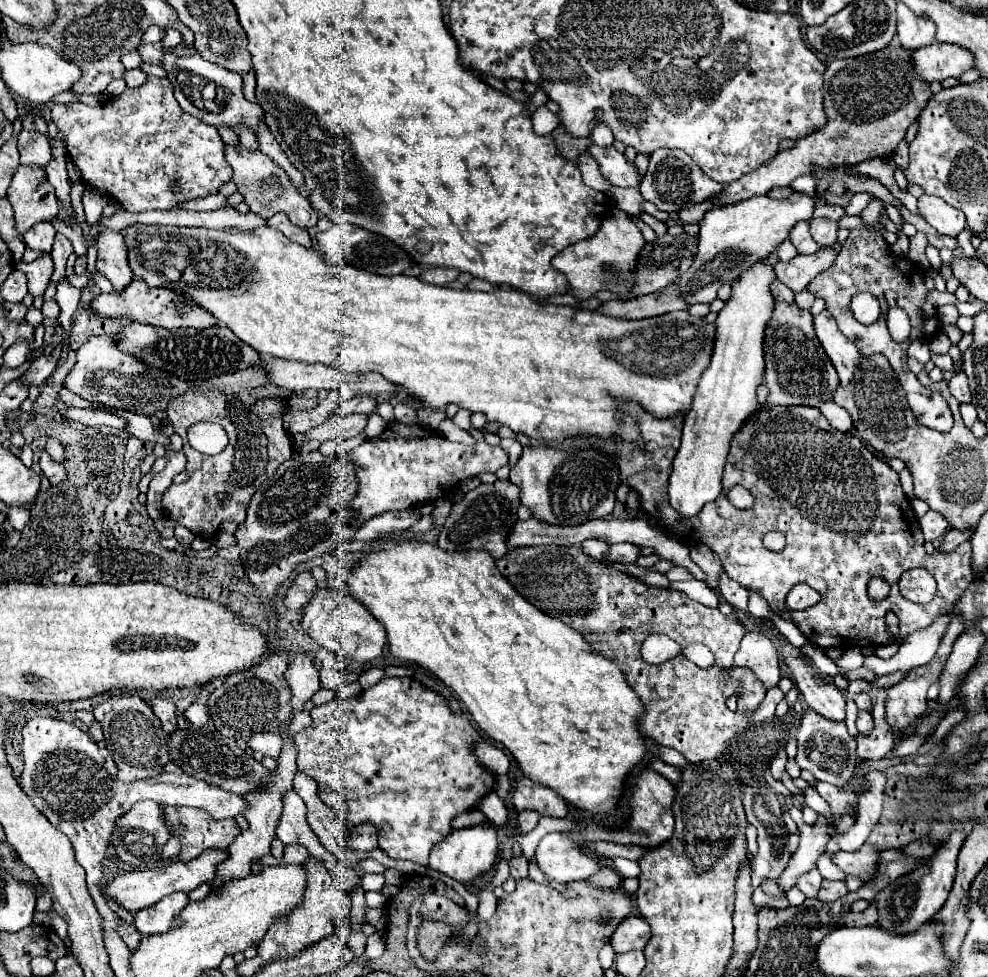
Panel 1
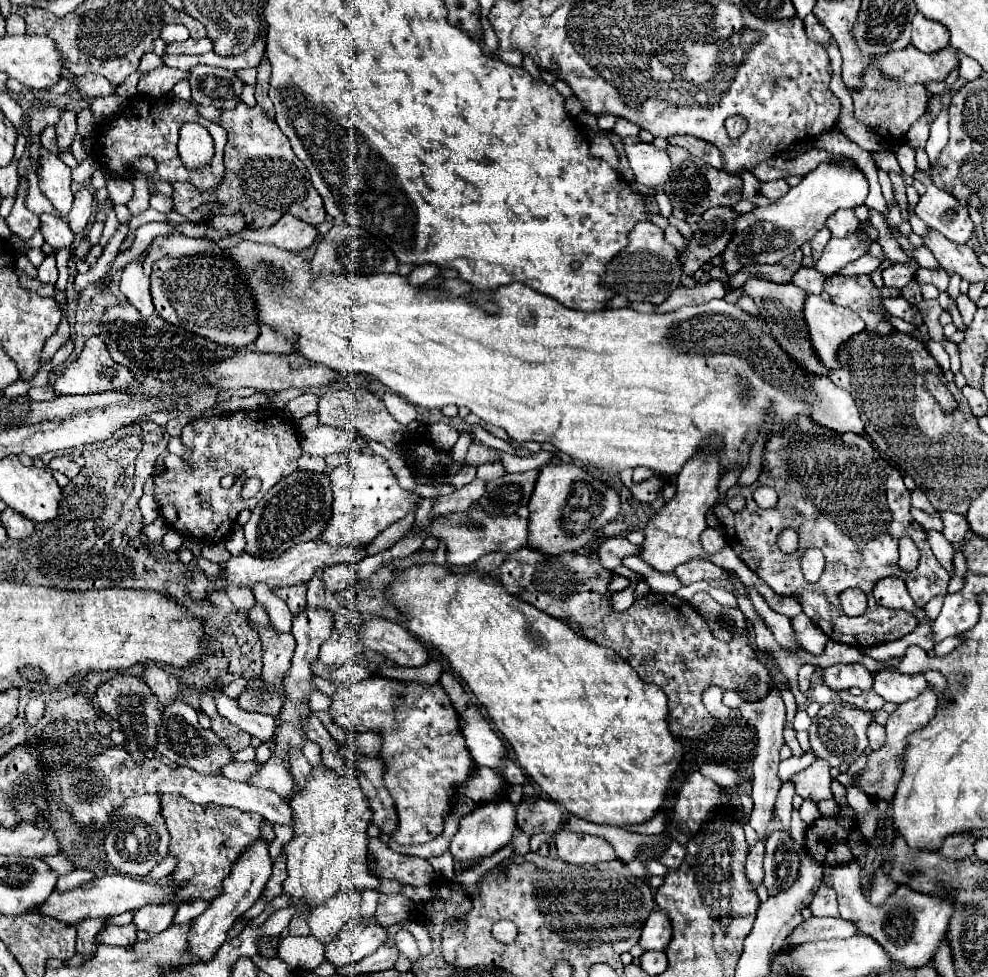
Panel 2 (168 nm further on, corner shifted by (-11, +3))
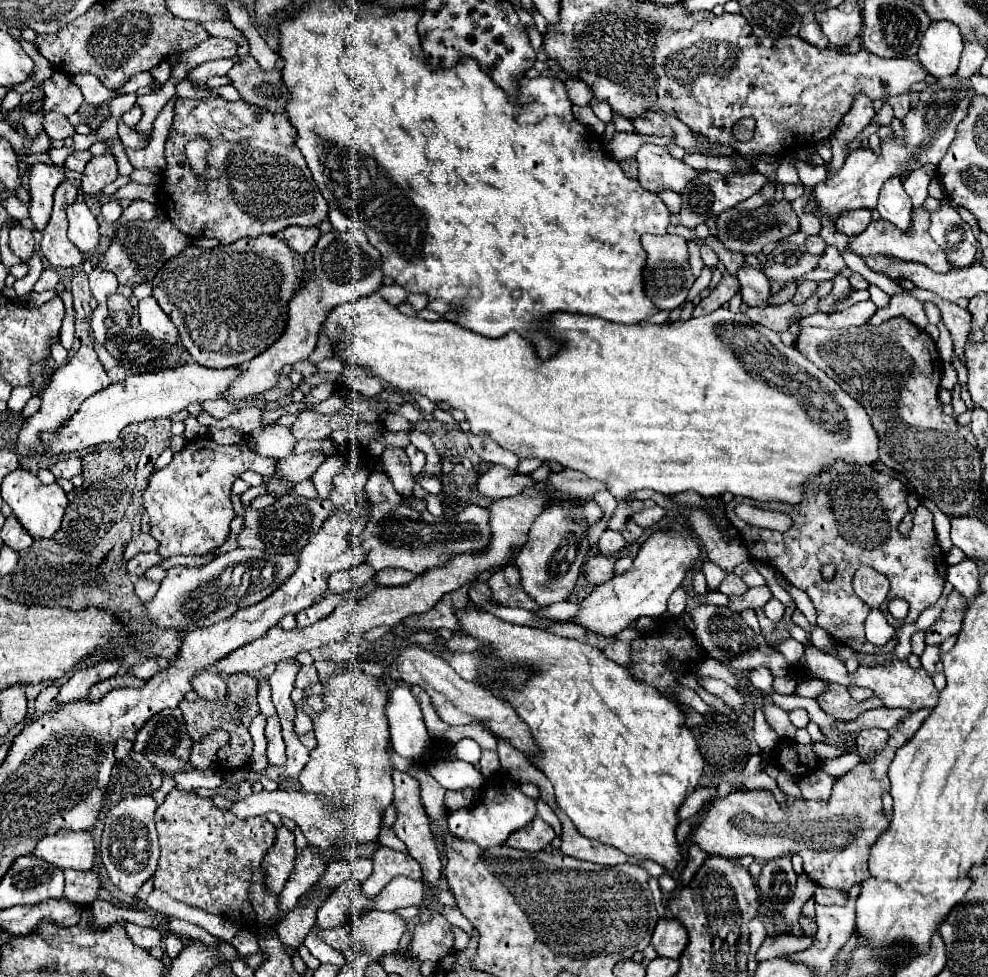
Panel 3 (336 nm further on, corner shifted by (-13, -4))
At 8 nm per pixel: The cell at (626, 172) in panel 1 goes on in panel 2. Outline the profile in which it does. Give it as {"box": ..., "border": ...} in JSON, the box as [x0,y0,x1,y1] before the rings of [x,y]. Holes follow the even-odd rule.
{"box":[625,137,671,189],"border":[[[627,137],[625,151],[639,185],[655,189],[667,183],[671,173],[671,159],[667,151],[655,149],[653,143],[643,143],[639,137]]]}

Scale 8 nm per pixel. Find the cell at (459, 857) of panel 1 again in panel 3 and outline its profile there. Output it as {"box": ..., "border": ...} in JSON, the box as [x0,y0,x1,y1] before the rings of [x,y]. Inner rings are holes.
{"box":[447,774,537,850],"border":[[[499,774],[499,776],[493,776],[485,784],[477,804],[471,810],[449,812],[447,828],[453,836],[457,836],[461,840],[475,842],[479,848],[487,850],[491,846],[503,846],[507,842],[509,834],[513,834],[515,830],[529,824],[535,818],[535,814],[537,814],[535,800],[525,796],[513,778],[509,778],[507,774]]]}

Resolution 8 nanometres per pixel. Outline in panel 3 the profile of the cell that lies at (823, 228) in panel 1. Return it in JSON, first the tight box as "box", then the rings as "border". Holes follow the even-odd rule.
{"box":[835,210,871,236],"border":[[[851,210],[837,218],[835,228],[845,236],[853,236],[853,234],[861,234],[861,230],[869,226],[869,222],[871,222],[871,210]]]}

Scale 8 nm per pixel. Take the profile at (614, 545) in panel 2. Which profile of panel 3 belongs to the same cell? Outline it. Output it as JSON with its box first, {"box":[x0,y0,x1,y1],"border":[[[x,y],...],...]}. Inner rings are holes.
{"box":[585,554,615,586],"border":[[[597,554],[597,556],[589,558],[587,564],[585,564],[585,580],[591,586],[597,586],[601,582],[607,582],[615,574],[613,572],[613,566],[615,566],[615,556]]]}

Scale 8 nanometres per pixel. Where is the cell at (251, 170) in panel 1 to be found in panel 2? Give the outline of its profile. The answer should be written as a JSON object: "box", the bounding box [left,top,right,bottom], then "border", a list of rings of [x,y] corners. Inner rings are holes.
{"box":[173,101,325,229],"border":[[[241,101],[233,109],[221,111],[219,125],[227,131],[225,179],[215,193],[199,193],[189,183],[175,181],[173,207],[179,215],[187,217],[203,203],[219,203],[223,207],[223,215],[233,215],[237,211],[243,213],[245,225],[249,229],[271,227],[285,213],[291,213],[309,225],[319,225],[325,219],[321,195],[315,191],[307,167],[293,153],[289,139],[279,133],[273,117],[269,117],[259,105],[249,107]]]}

